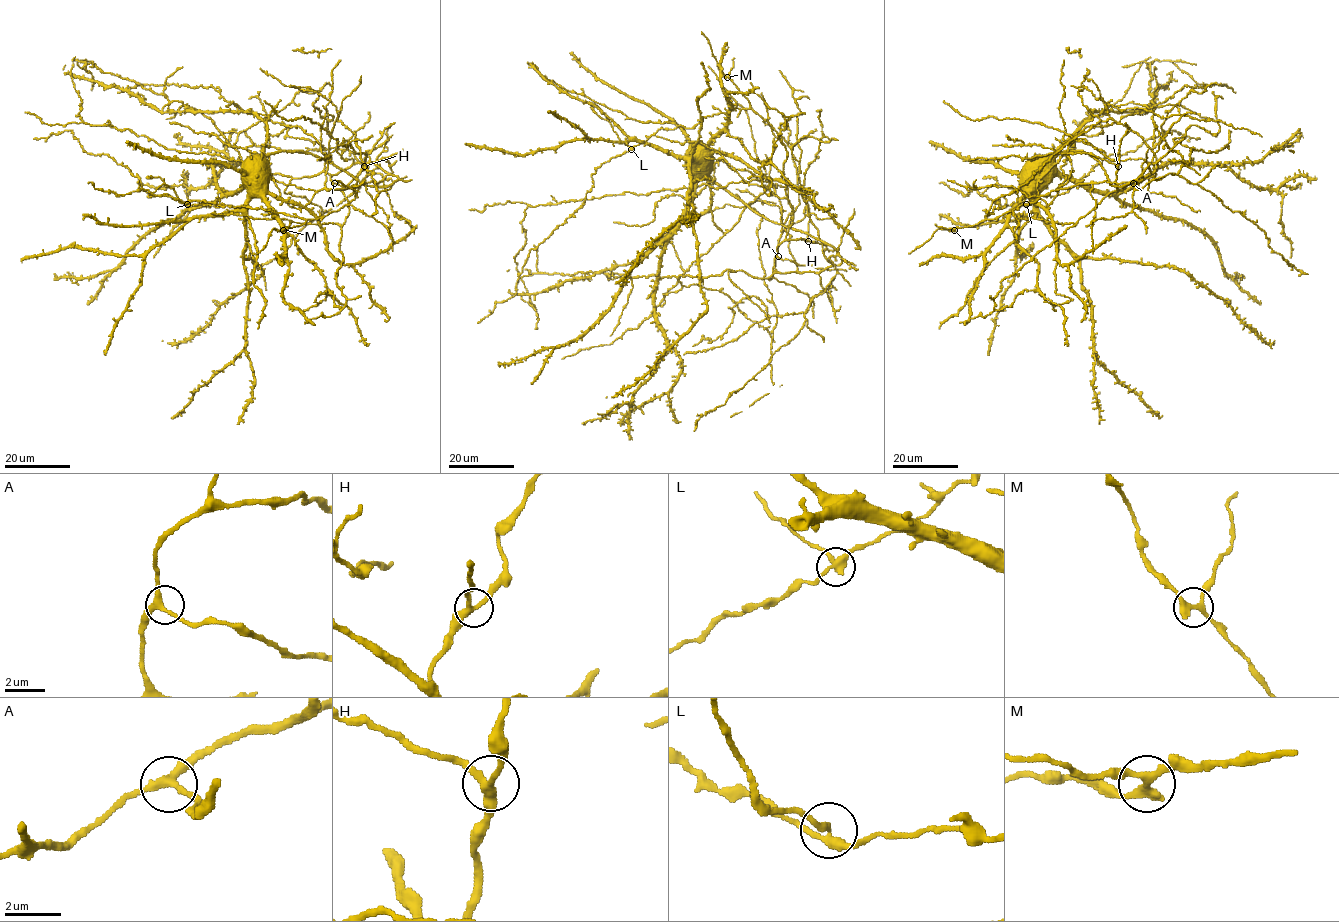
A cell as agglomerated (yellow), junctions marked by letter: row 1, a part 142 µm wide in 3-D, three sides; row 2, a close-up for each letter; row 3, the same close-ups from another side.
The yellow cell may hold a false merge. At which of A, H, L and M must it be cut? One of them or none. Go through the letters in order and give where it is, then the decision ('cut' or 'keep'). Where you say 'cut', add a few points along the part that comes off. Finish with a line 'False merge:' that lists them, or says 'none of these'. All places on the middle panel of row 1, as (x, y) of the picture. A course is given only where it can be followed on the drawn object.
A: at (778, 256); keep
H: at (808, 241); keep
L: at (631, 149); cut; foreign part runs (631, 149), (620, 139), (611, 123), (591, 105)
M: at (727, 77); keep
False merge: L

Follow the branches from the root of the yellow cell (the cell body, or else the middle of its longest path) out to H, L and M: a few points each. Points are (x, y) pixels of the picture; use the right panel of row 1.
H: (1034, 159), (1083, 151), (1100, 164), (1114, 186), (1138, 178), (1149, 163), (1150, 173), (1118, 189), (1118, 166)
L: (1034, 159), (1042, 176), (1038, 197), (1047, 208), (1057, 189), (1066, 188), (986, 219), (994, 208), (1026, 204)
M: (1034, 159), (1042, 176), (1038, 197), (1047, 208), (1057, 189), (1066, 188), (954, 230)

